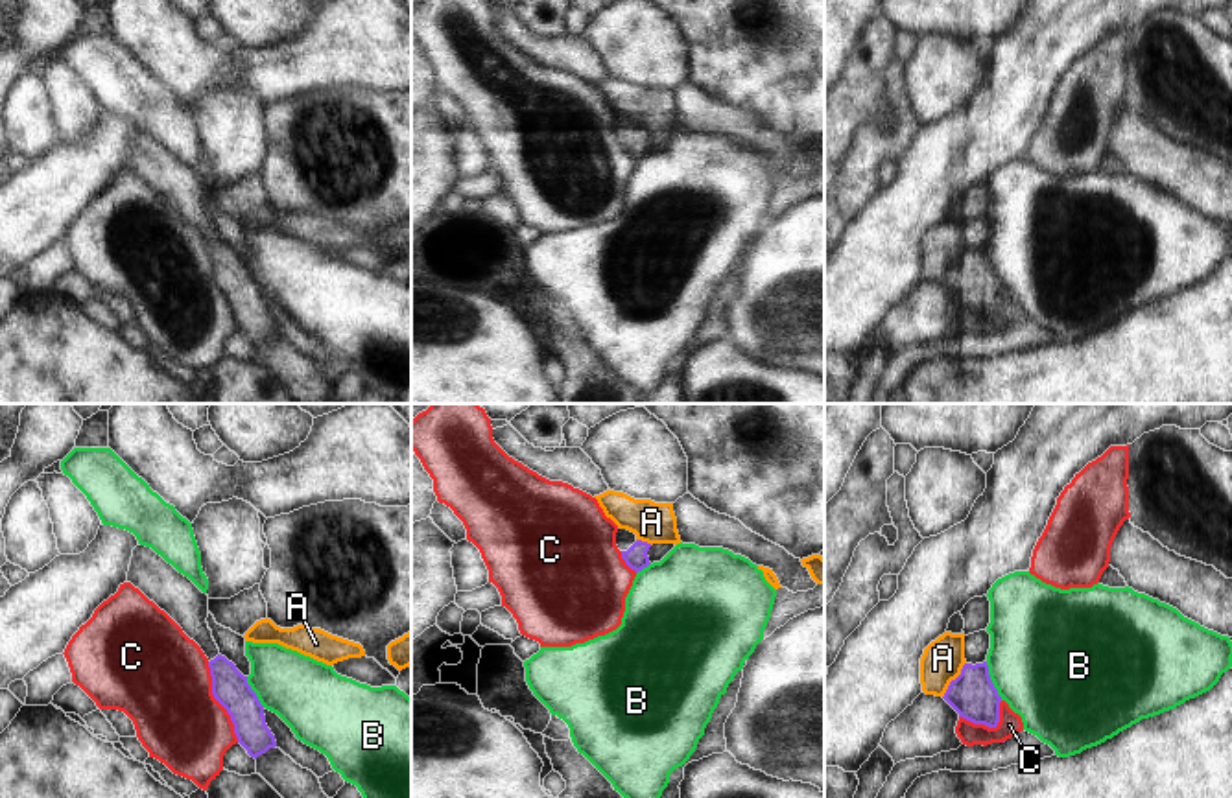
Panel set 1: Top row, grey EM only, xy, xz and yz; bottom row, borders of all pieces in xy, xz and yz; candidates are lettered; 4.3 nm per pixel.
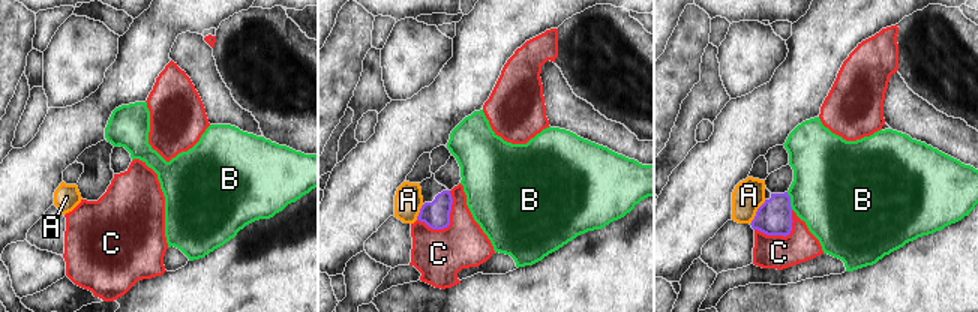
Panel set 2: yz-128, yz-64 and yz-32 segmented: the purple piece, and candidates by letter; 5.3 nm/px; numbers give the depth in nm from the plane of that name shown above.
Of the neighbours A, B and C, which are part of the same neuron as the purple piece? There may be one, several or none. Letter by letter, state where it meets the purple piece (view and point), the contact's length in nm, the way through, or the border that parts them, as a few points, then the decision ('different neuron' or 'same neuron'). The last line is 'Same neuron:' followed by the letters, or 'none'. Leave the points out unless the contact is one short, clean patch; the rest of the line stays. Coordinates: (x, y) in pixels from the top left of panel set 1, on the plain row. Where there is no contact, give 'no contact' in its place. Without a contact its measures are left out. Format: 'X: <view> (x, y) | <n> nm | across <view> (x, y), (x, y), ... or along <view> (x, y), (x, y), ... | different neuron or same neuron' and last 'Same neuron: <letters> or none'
A: yz (952, 268) | 190 nm | along yz (965, 249), (943, 284) | different neuron
B: yz (991, 268) | 180 nm | different neuron
C: xy (218, 288) | 380 nm | along xy (207, 249), (213, 284), (229, 303), (238, 328) | different neuron
Same neuron: none

